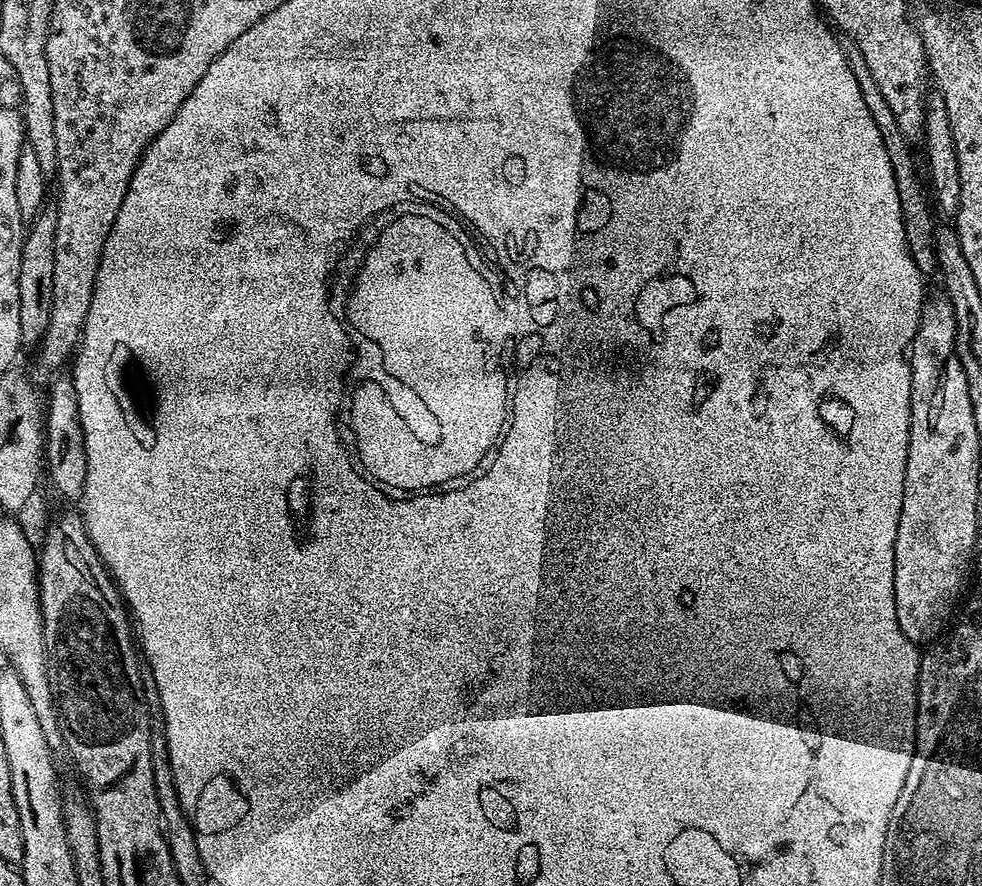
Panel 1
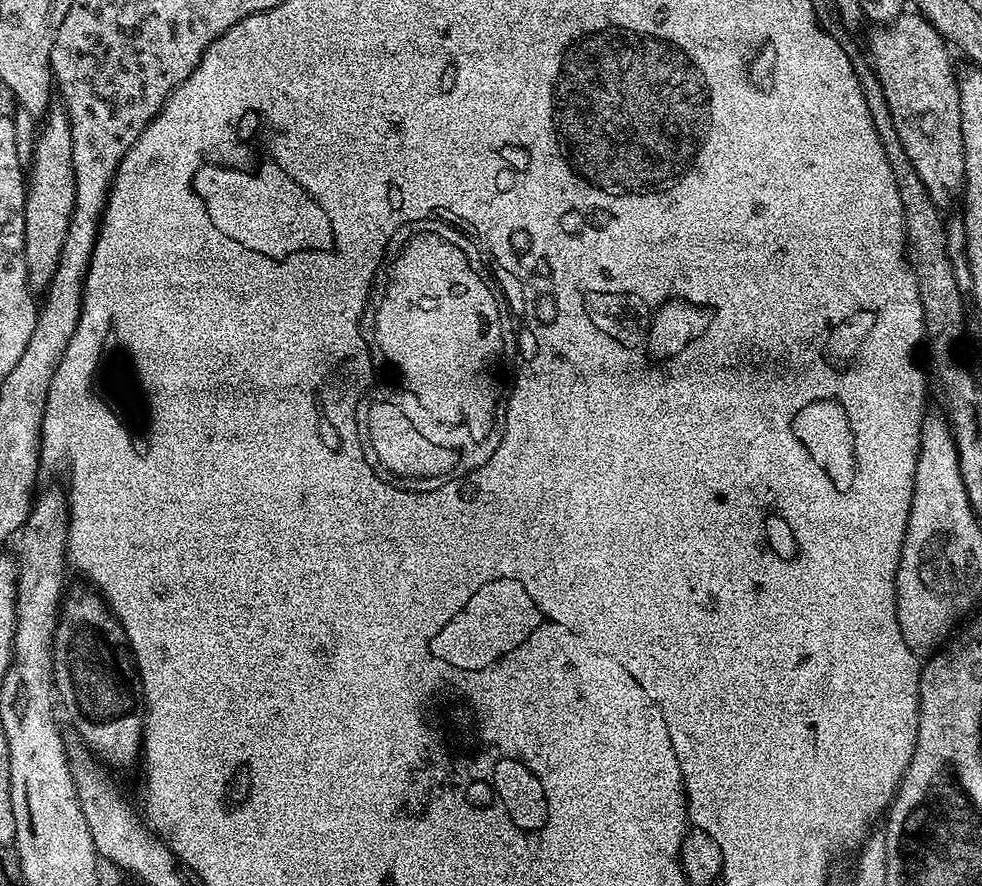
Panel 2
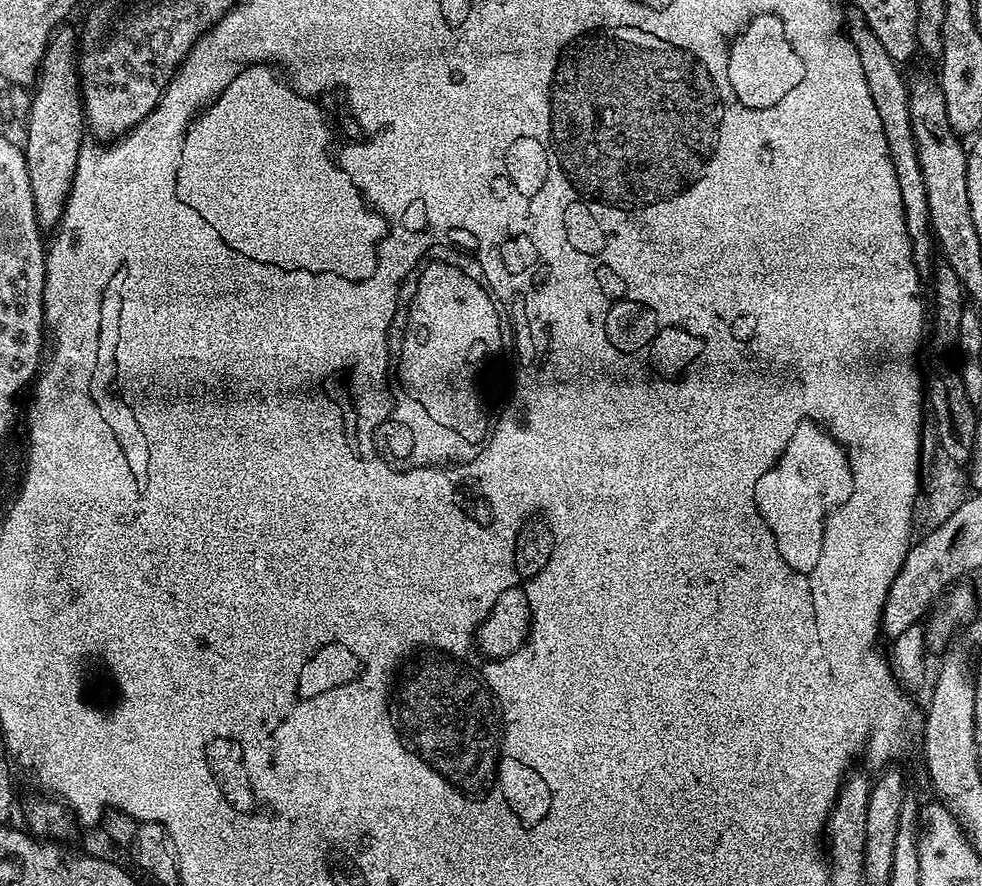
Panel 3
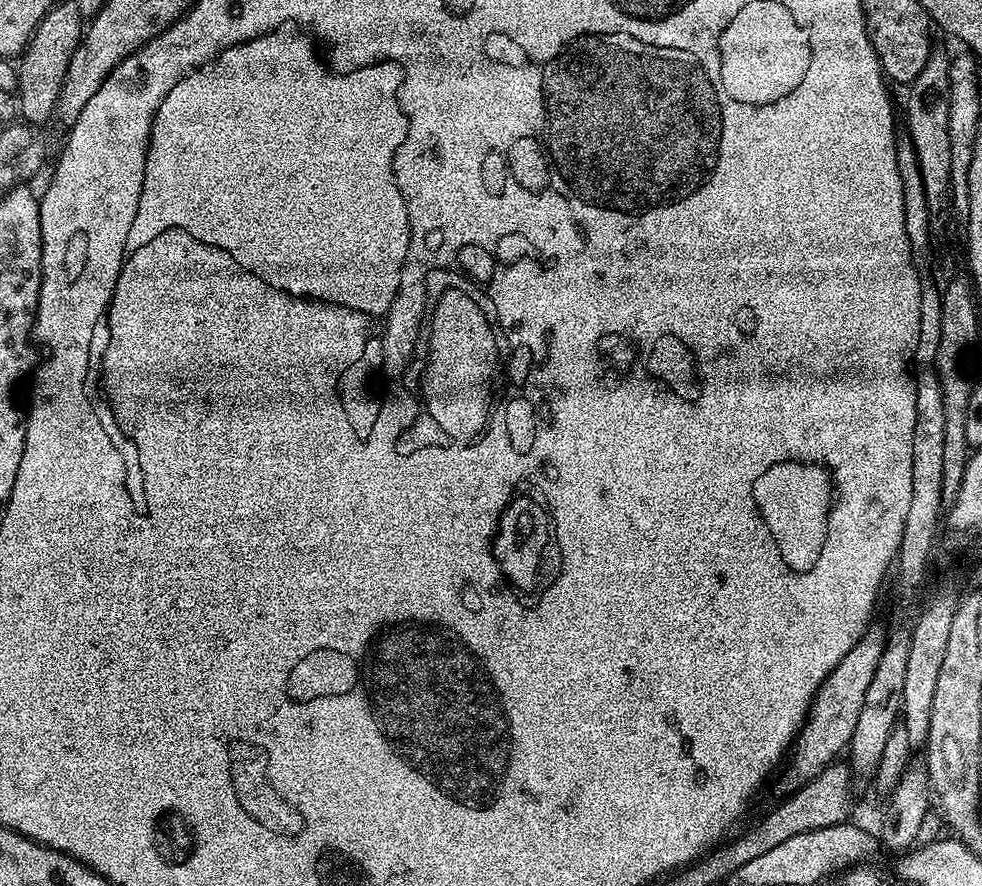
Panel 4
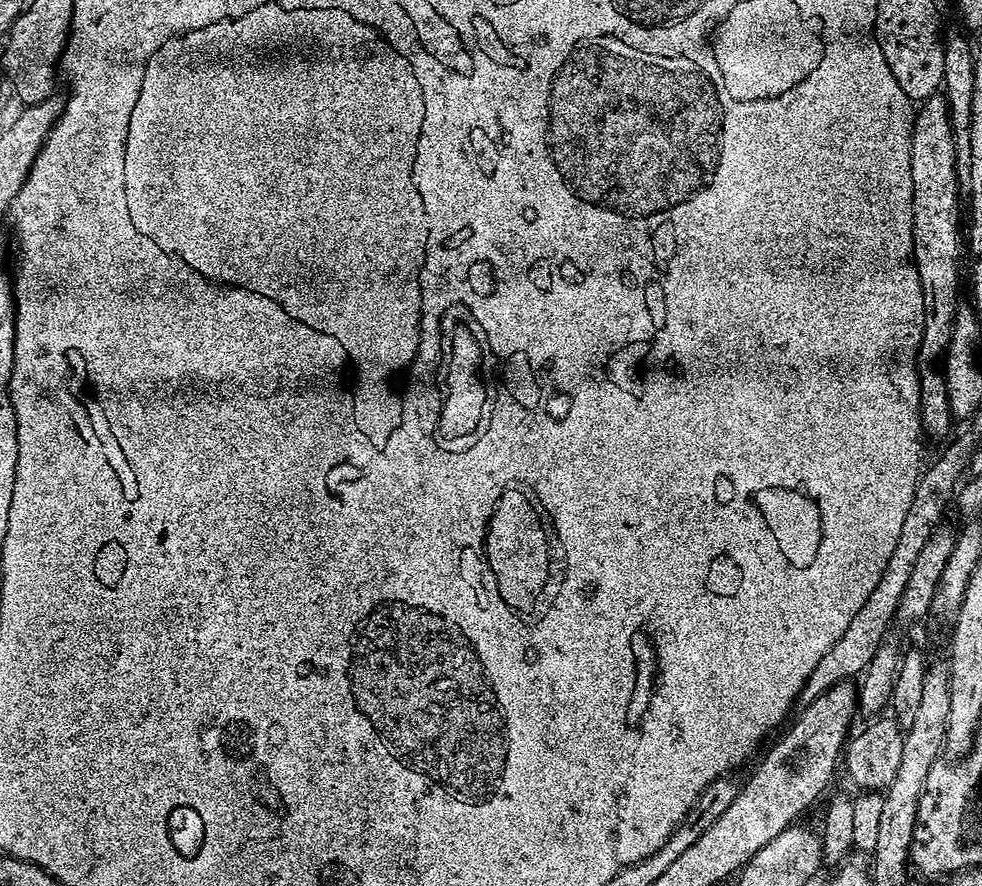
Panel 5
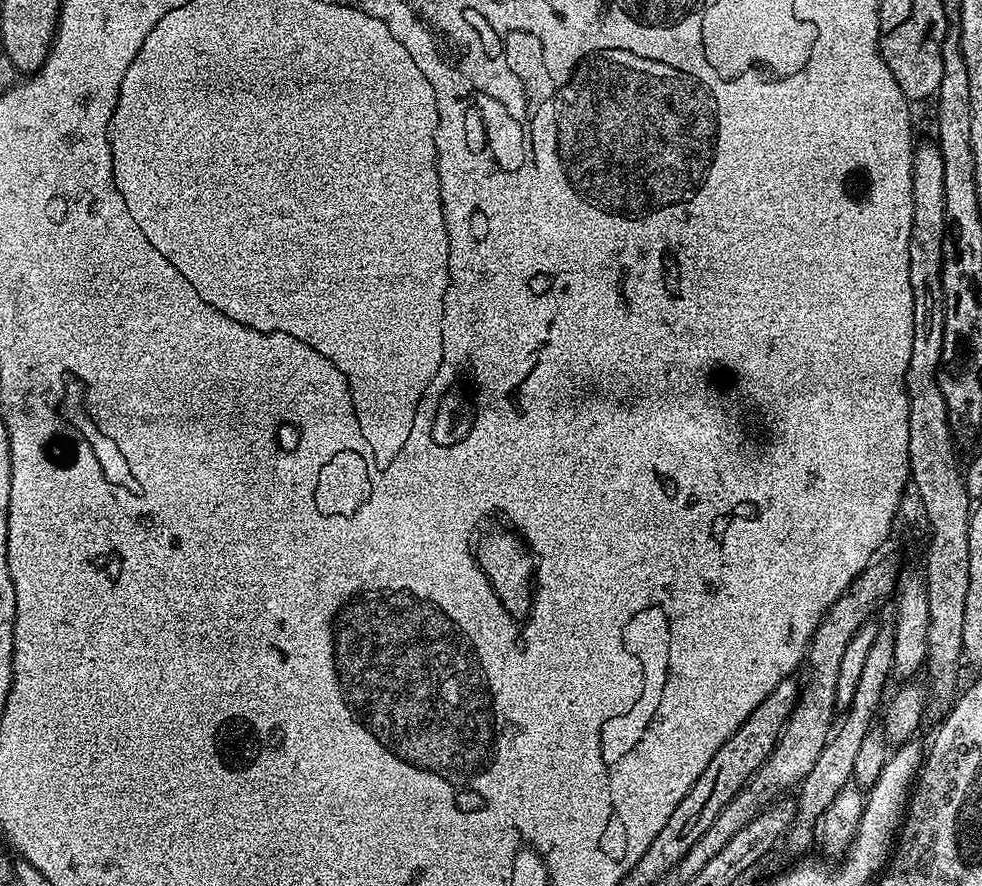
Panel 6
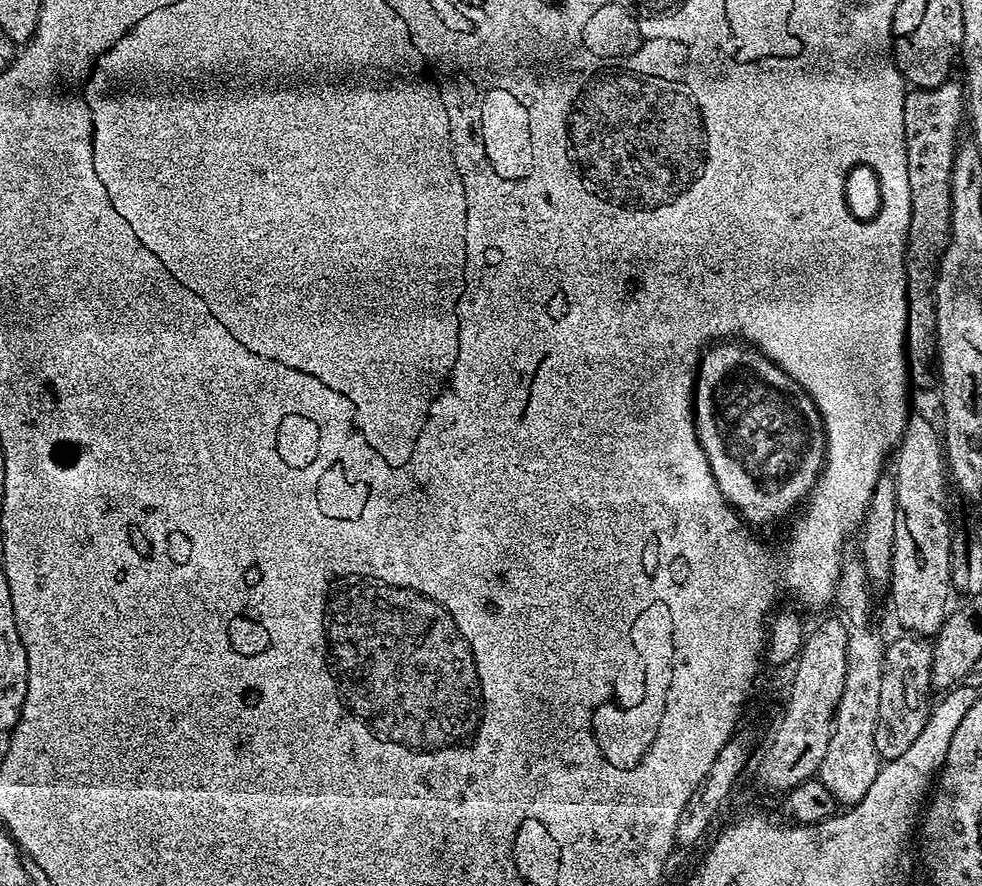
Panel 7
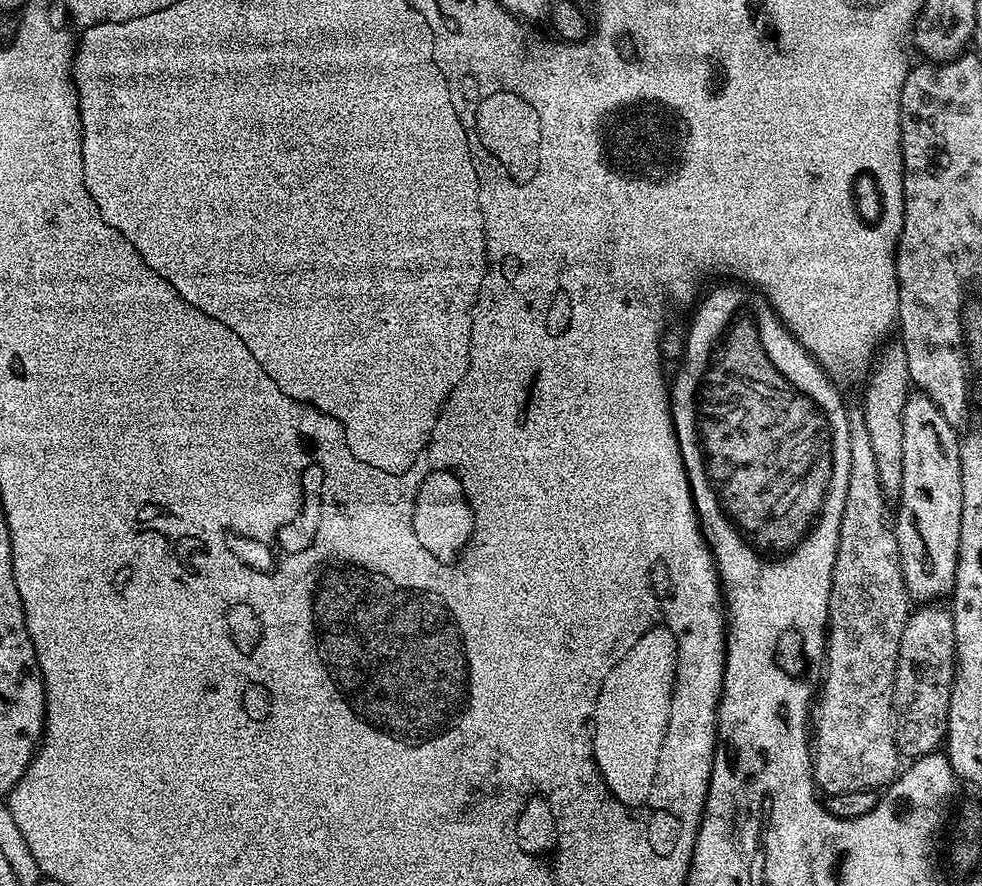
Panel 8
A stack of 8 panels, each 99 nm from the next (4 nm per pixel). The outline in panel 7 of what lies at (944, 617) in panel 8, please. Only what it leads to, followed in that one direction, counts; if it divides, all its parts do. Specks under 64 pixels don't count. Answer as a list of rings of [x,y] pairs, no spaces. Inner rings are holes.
[[[911,634],[889,643],[884,649],[882,666],[882,690],[878,694],[876,711],[876,733],[874,746],[881,761],[887,762],[898,758],[907,747],[922,734],[930,711],[930,683],[932,679],[932,644],[927,639],[917,638]]]

